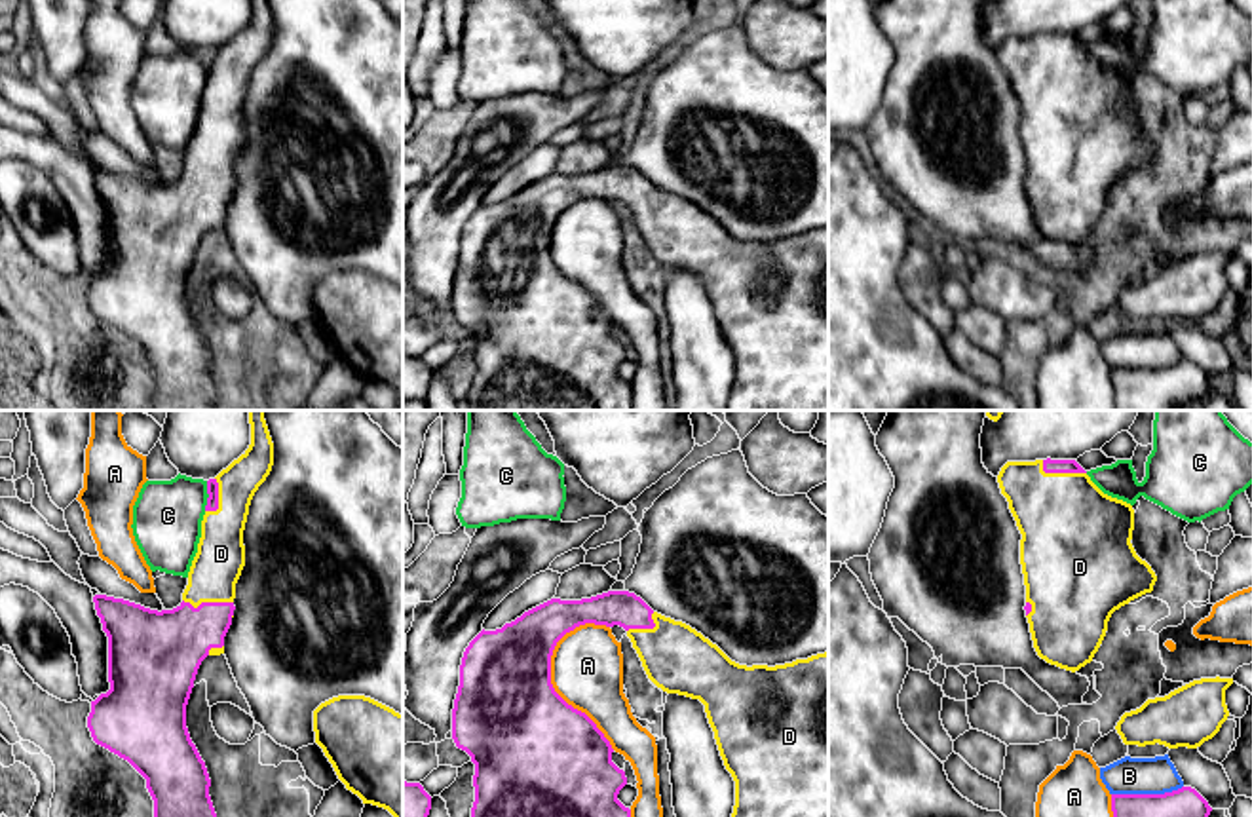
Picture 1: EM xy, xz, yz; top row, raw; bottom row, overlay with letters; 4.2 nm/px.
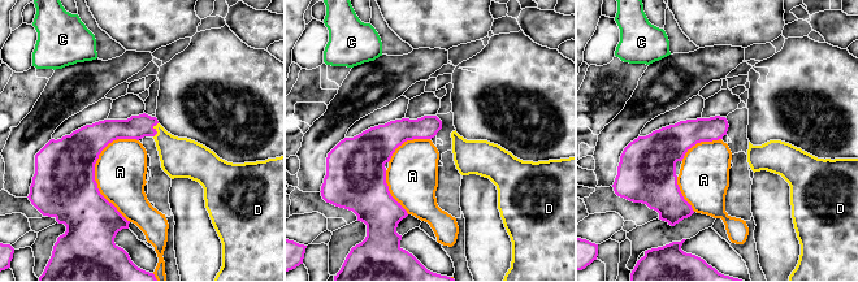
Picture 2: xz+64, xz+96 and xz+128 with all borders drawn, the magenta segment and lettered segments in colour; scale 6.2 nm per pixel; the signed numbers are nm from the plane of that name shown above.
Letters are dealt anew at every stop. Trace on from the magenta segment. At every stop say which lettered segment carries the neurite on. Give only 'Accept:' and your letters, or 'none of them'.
Accept: D

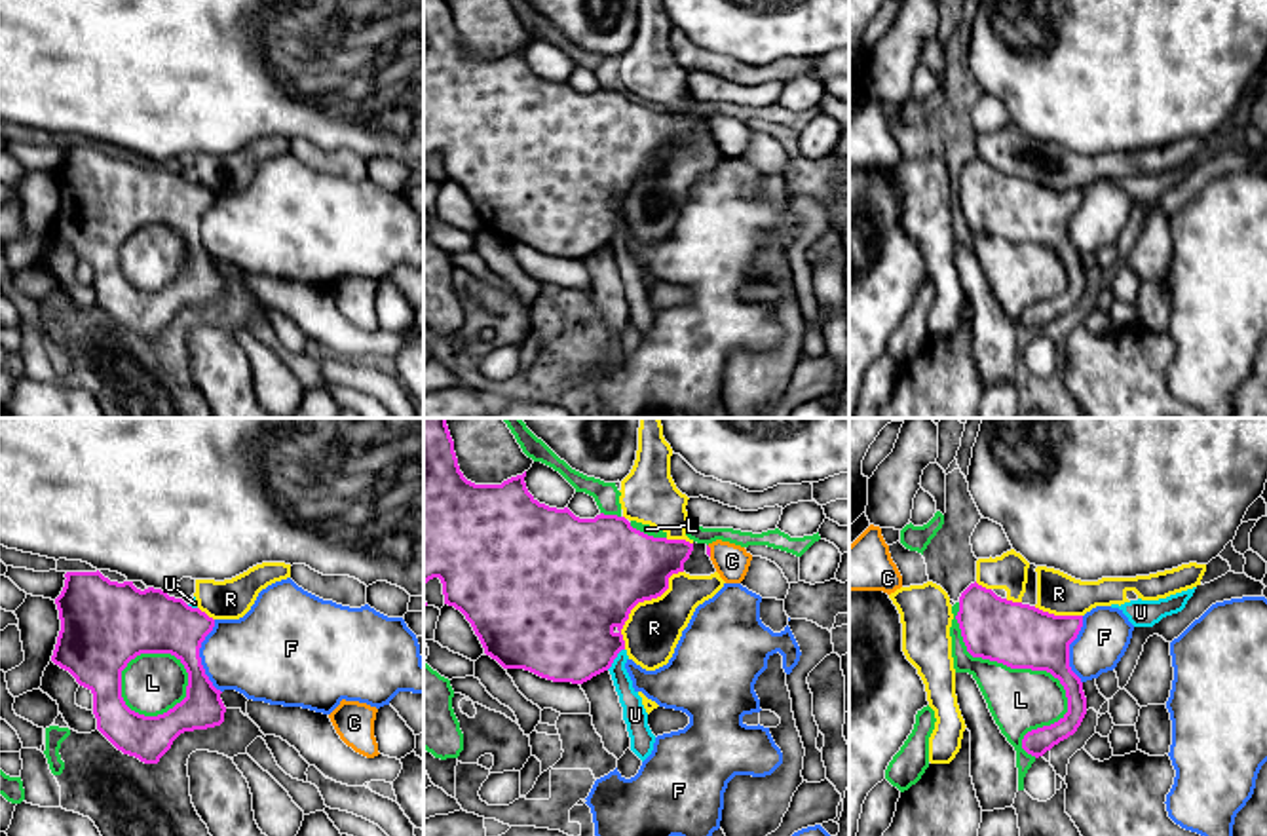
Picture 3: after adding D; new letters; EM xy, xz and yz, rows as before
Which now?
Accept: none of them

